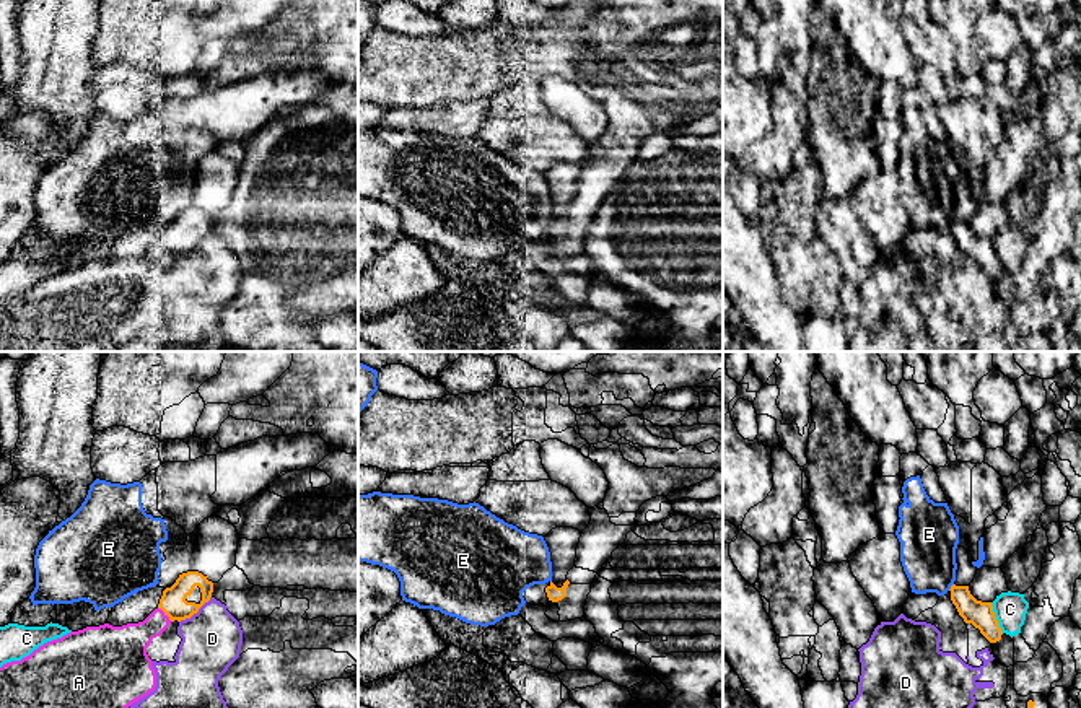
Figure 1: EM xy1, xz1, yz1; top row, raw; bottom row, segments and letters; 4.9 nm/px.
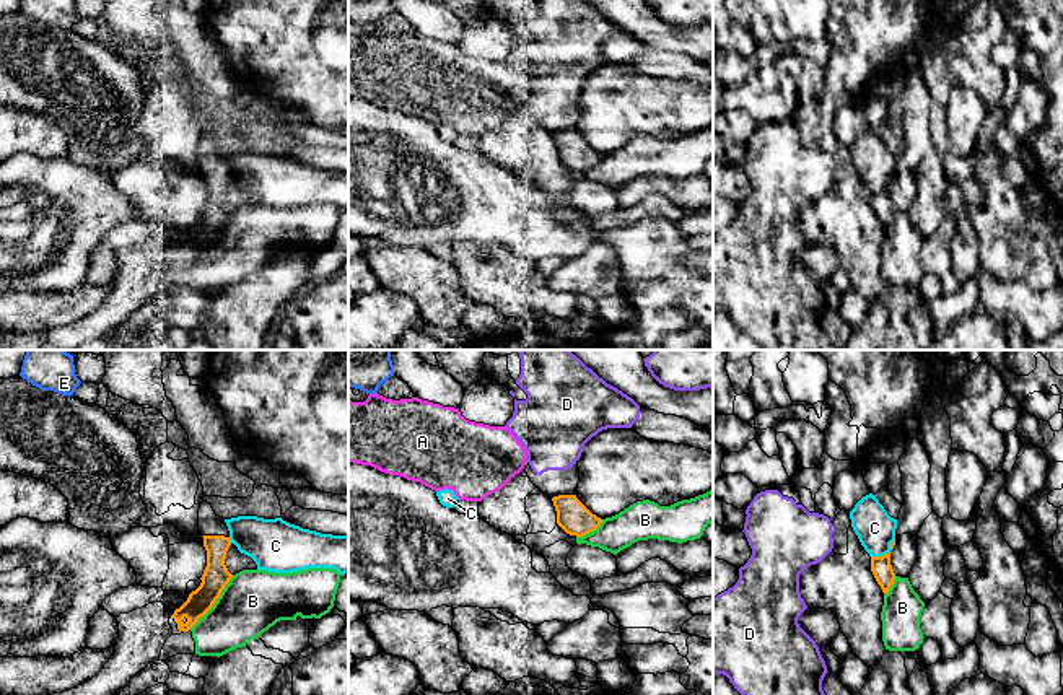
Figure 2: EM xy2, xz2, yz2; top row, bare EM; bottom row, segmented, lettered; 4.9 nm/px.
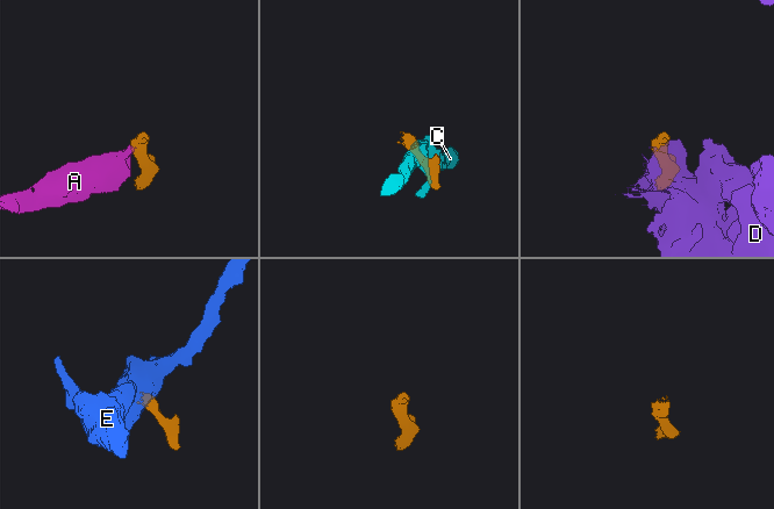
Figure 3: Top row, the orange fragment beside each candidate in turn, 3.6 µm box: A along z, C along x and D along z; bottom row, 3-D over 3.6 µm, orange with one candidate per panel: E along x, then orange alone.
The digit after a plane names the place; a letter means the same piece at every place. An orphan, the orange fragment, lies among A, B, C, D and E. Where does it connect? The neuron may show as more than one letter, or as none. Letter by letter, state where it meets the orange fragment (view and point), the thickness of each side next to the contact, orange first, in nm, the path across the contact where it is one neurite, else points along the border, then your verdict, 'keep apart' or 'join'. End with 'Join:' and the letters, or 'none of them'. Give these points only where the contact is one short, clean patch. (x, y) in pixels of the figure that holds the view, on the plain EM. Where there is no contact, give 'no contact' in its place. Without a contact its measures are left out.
A: meets orange in xy1 at (165, 249); 130 nm thick on the orange side, 200 nm on the other; keep apart
B: meets orange in xy2 at (215, 236); 130 nm thick on the orange side, 300 nm on the other; border along xy2 (233, 210), (217, 236), (189, 264); keep apart
C: meets orange in yz1 at (995, 253); 130 nm thick on the orange side, 160 nm on the other; keep apart
D: meets orange in xy1 at (196, 248); 130 nm thick on the orange side, 300 nm on the other; border along xy1 (210, 231), (196, 248), (179, 257); keep apart
E: meets orange in yz1 at (951, 222); 130 nm thick on the orange side, 280 nm on the other; keep apart
Join: none of them

